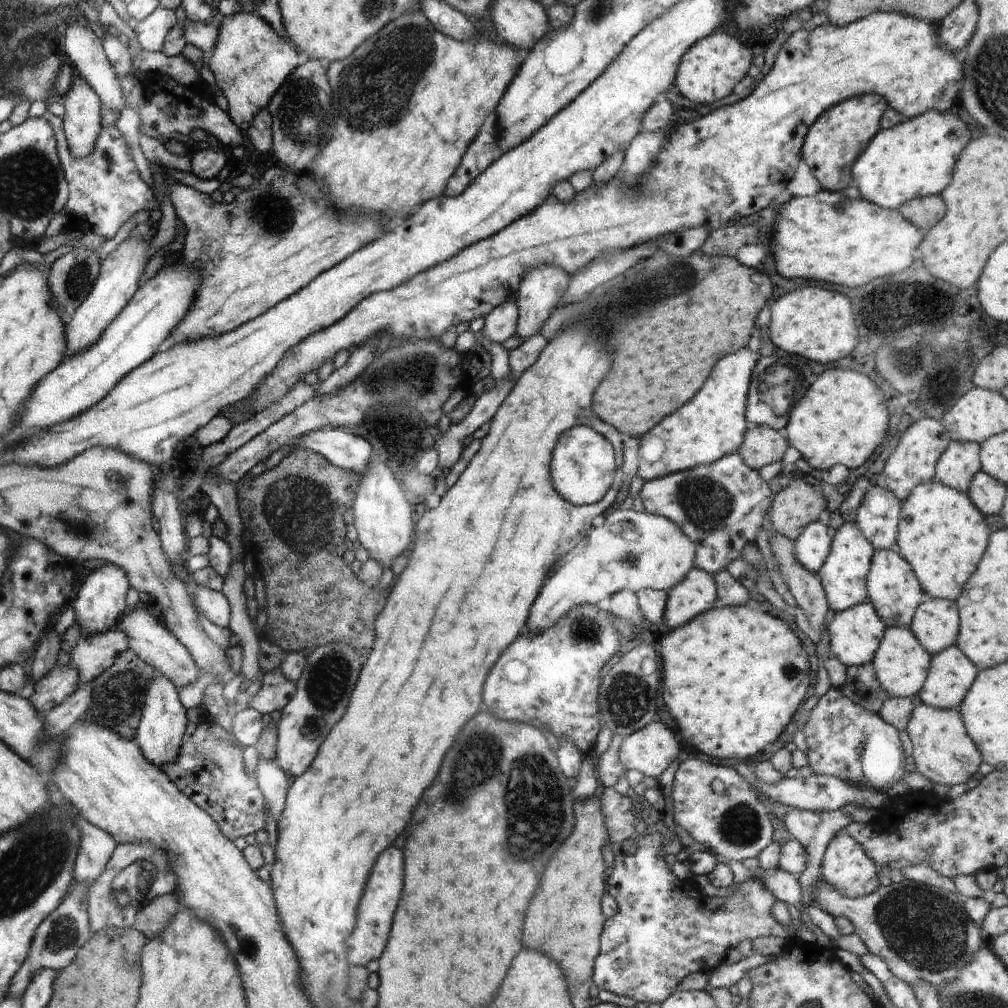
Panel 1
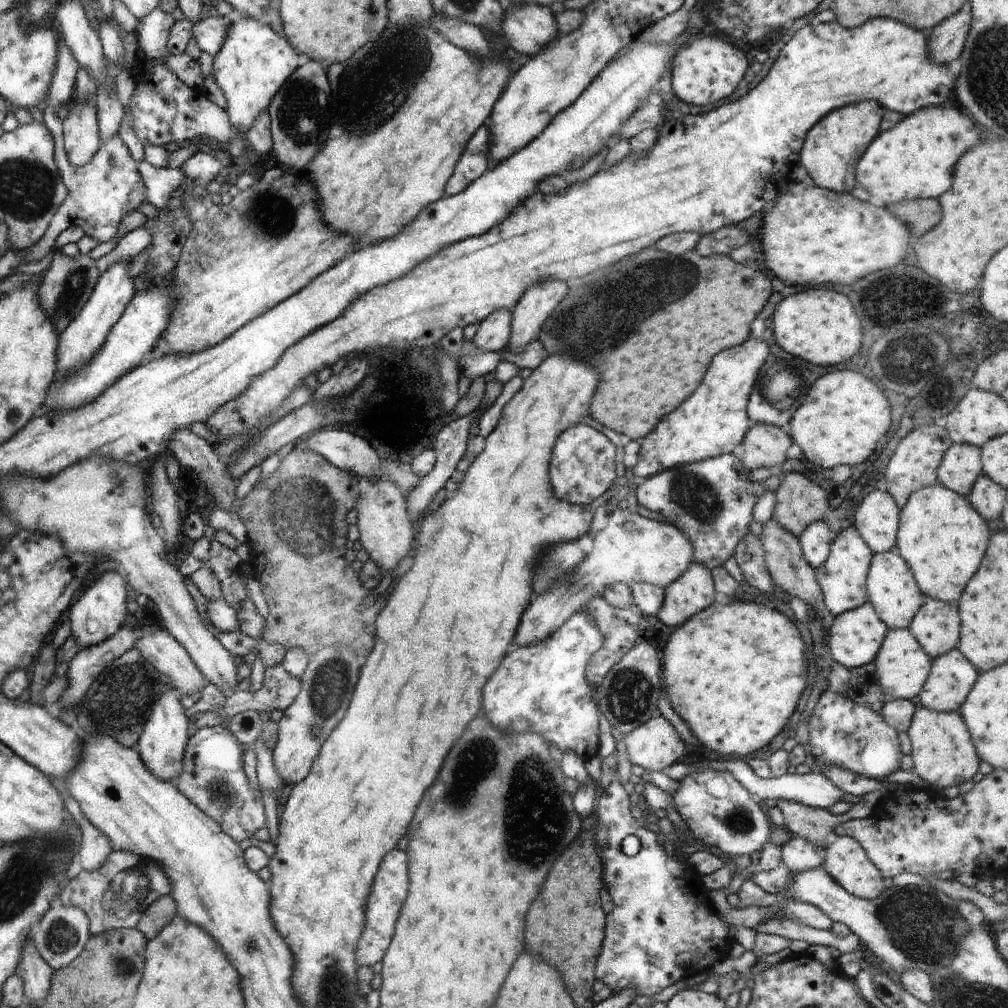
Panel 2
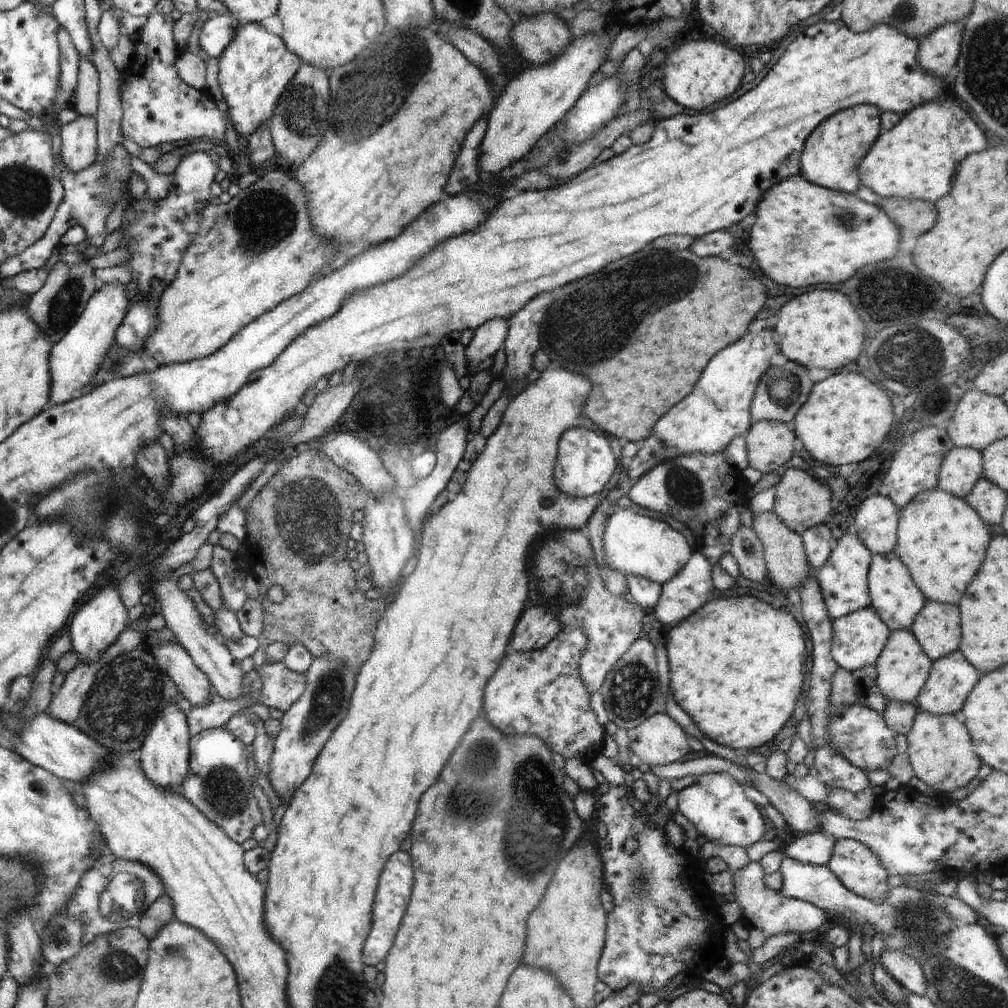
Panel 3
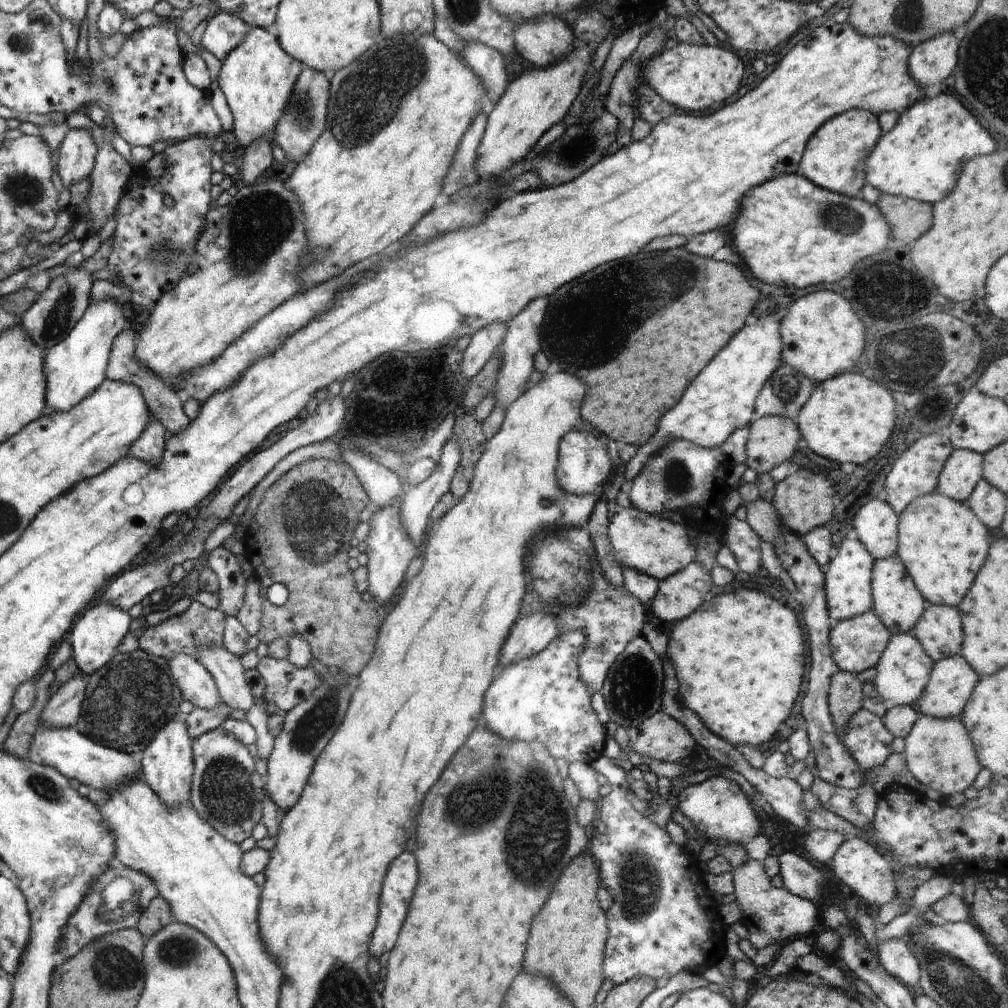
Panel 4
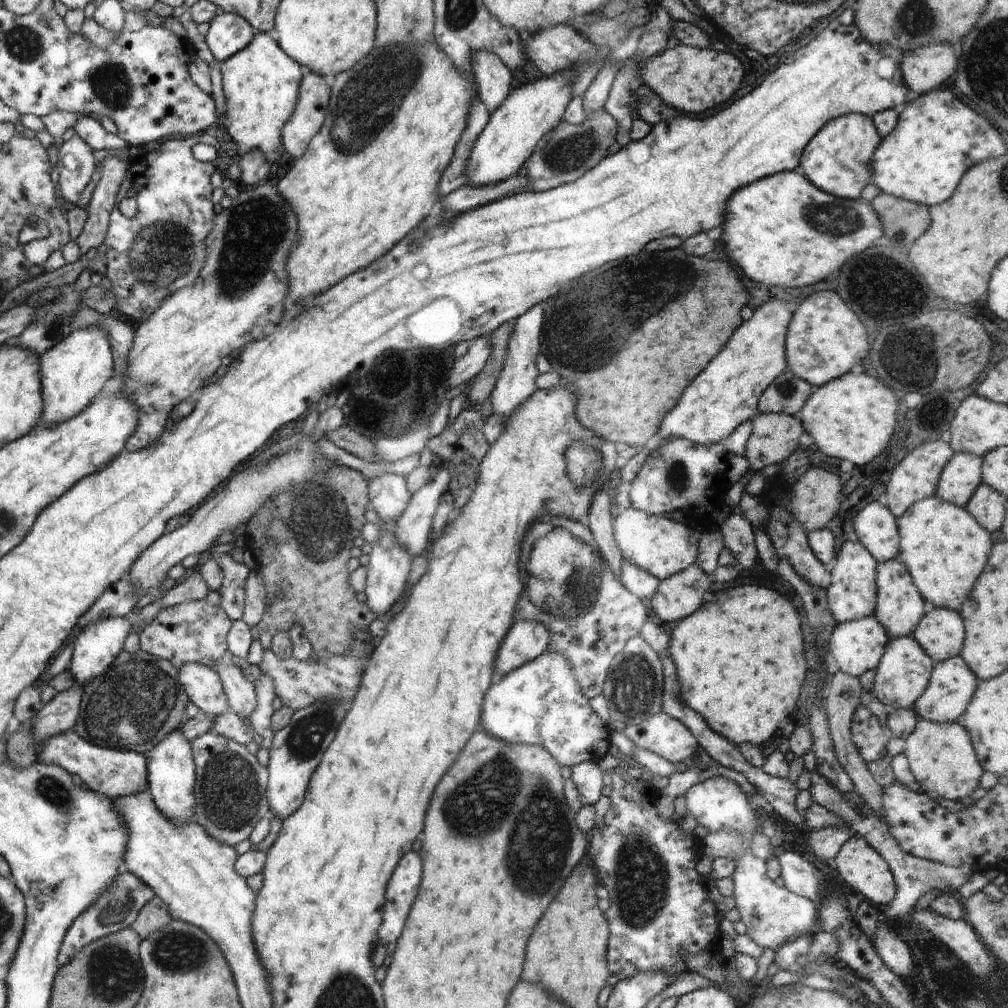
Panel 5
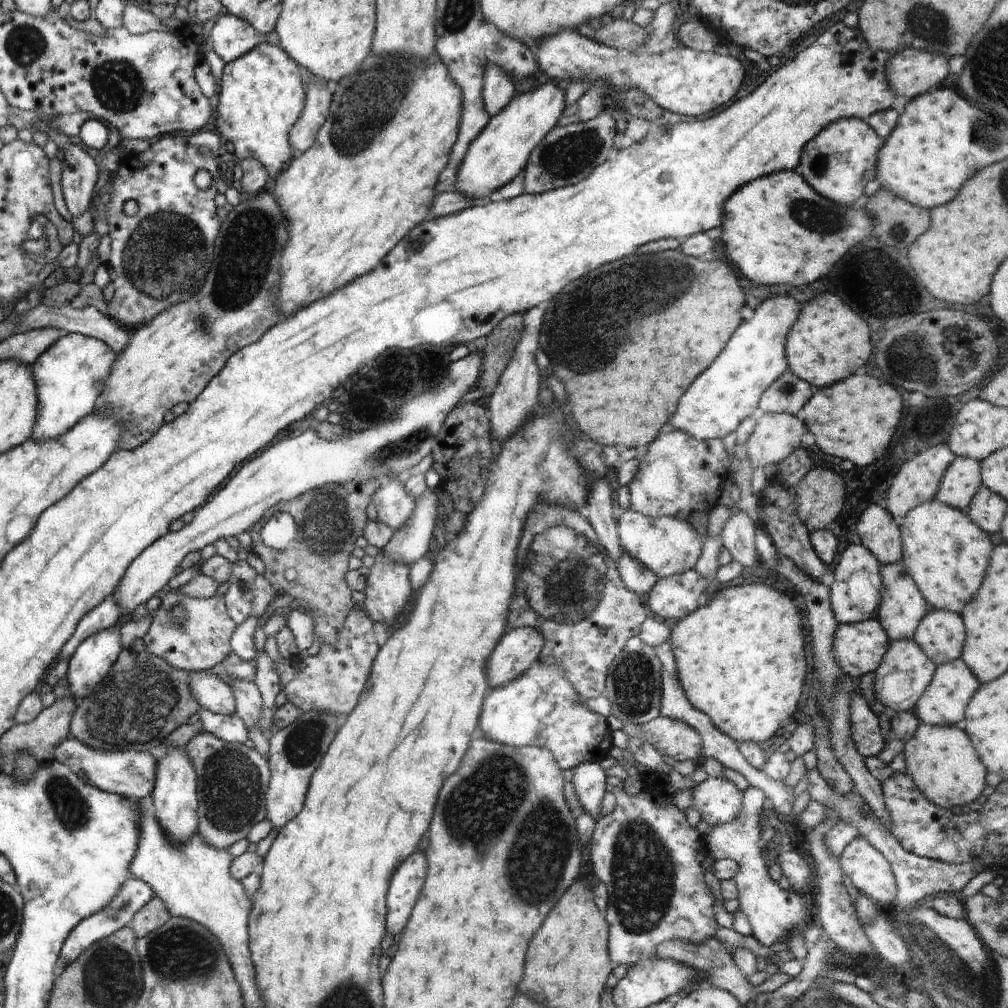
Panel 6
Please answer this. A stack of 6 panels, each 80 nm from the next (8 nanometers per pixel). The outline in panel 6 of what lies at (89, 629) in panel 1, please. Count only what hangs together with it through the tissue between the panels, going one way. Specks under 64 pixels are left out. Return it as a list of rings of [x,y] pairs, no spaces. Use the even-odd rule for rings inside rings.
[[[114,626],[89,636],[69,658],[69,669],[65,677],[77,705],[107,678],[117,662],[116,658],[119,658],[118,654],[122,654],[118,631],[120,626]]]

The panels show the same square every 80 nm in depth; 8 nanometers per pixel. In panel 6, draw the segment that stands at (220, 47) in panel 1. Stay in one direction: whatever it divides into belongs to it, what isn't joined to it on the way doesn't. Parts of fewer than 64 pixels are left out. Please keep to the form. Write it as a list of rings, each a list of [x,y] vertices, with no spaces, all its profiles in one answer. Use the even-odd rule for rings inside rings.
[[[262,39],[261,43],[240,58],[226,63],[222,79],[218,82],[216,128],[234,144],[234,155],[238,161],[256,159],[266,168],[270,178],[282,171],[284,164],[294,157],[289,141],[292,125],[300,118],[305,103],[305,87],[302,76],[303,69],[287,55],[281,47],[271,45]]]

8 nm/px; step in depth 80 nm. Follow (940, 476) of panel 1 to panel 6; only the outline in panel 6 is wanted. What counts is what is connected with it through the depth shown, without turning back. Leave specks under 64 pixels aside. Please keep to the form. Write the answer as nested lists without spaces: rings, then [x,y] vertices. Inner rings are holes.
[[[955,456],[952,464],[943,474],[935,499],[966,512],[982,484],[981,461]]]

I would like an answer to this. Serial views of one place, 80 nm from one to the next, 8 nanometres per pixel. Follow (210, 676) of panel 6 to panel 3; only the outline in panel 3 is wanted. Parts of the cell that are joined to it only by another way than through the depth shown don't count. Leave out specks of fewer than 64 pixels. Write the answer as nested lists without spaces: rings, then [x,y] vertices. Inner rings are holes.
[[[171,641],[164,646],[149,648],[160,668],[163,668],[171,679],[179,685],[181,696],[192,707],[209,703],[213,693],[211,680],[203,672],[182,645]]]

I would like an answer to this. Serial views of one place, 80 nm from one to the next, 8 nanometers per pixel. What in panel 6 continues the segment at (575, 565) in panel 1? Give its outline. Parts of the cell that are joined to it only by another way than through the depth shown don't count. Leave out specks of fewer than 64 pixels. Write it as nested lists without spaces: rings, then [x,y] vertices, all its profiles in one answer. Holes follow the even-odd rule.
[[[624,509],[617,520],[619,543],[622,550],[632,558],[642,561],[648,570],[658,578],[682,574],[694,569],[702,552],[704,536],[701,536],[688,522],[678,517],[665,516],[652,518],[632,509]],[[518,627],[502,635],[487,662],[489,689],[508,686],[539,660],[544,637],[538,629]]]

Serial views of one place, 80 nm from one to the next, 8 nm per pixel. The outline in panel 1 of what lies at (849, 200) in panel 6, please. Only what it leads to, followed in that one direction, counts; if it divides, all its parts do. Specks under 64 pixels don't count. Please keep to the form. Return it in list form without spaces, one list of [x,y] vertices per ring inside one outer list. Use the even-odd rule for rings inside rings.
[[[874,93],[846,99],[823,112],[806,133],[801,158],[808,164],[814,178],[827,191],[843,191],[853,184],[851,168],[861,152],[880,131],[880,121],[888,109],[887,100]]]

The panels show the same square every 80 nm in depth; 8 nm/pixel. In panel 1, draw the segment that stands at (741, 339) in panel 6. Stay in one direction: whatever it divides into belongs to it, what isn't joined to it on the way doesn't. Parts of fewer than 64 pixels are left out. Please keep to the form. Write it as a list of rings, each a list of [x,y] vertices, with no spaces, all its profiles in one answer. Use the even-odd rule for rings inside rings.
[[[742,348],[740,352],[718,360],[700,392],[688,404],[639,437],[637,475],[646,481],[659,479],[736,453],[750,426],[745,417],[745,408],[751,376],[760,357],[759,351]]]

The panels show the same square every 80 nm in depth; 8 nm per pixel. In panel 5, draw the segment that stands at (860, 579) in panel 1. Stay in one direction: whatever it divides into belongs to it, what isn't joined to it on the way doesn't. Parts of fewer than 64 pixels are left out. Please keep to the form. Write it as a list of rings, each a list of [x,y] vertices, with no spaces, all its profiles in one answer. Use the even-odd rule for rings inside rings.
[[[860,541],[844,542],[840,553],[836,556],[836,565],[830,572],[832,582],[831,586],[827,589],[829,611],[836,622],[843,623],[873,616],[877,605],[877,584],[875,581],[877,564],[877,560],[868,552],[867,548],[862,546]]]

